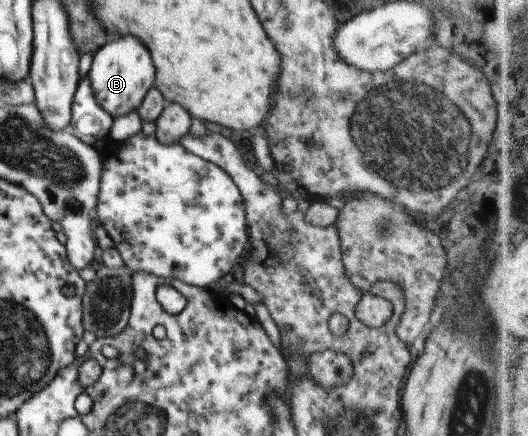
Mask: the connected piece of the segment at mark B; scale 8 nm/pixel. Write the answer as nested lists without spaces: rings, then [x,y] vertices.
[[[115,36],[92,56],[88,79],[99,106],[114,119],[138,110],[147,91],[154,86],[156,68],[147,47],[137,37]]]

